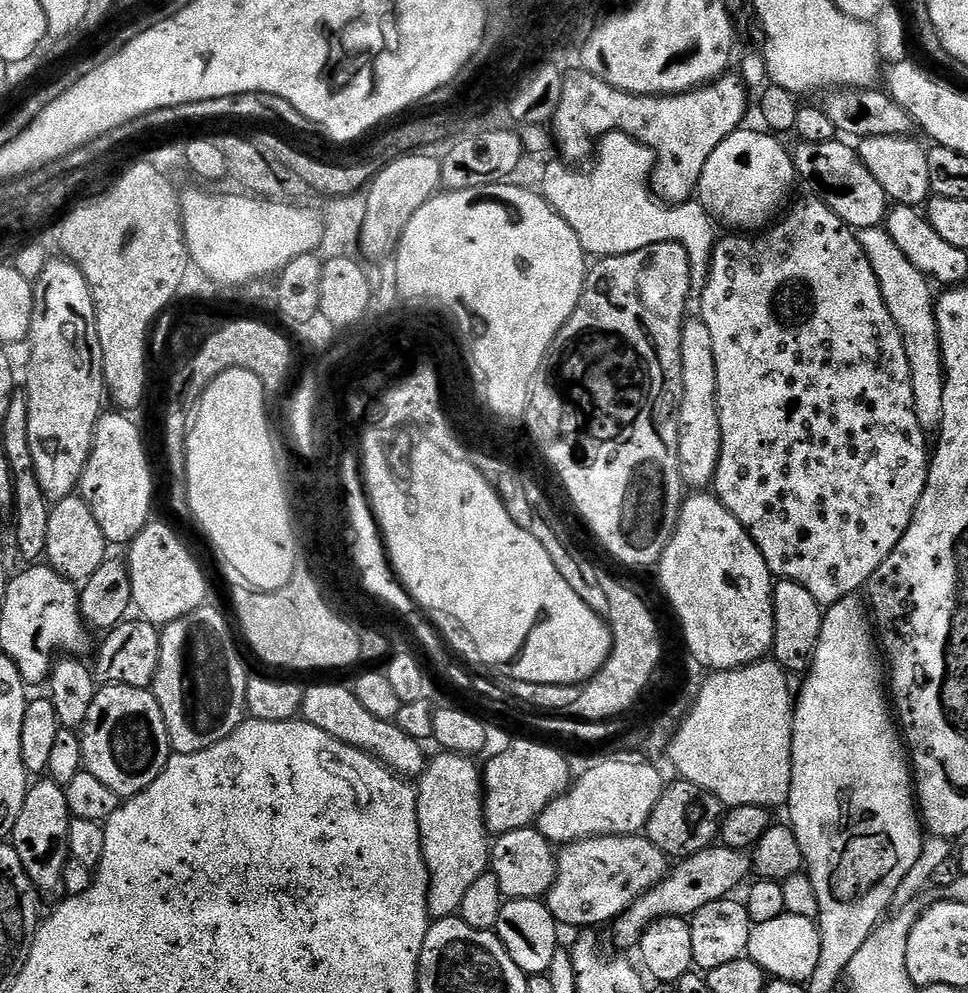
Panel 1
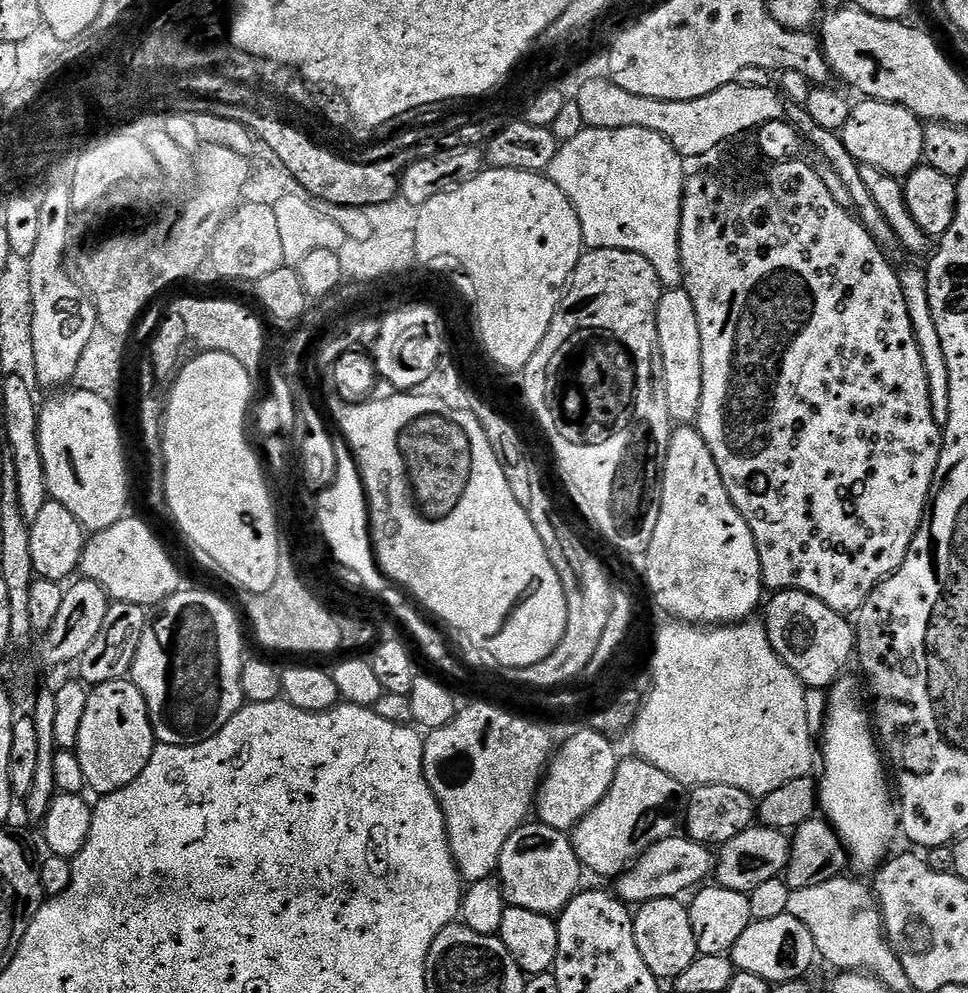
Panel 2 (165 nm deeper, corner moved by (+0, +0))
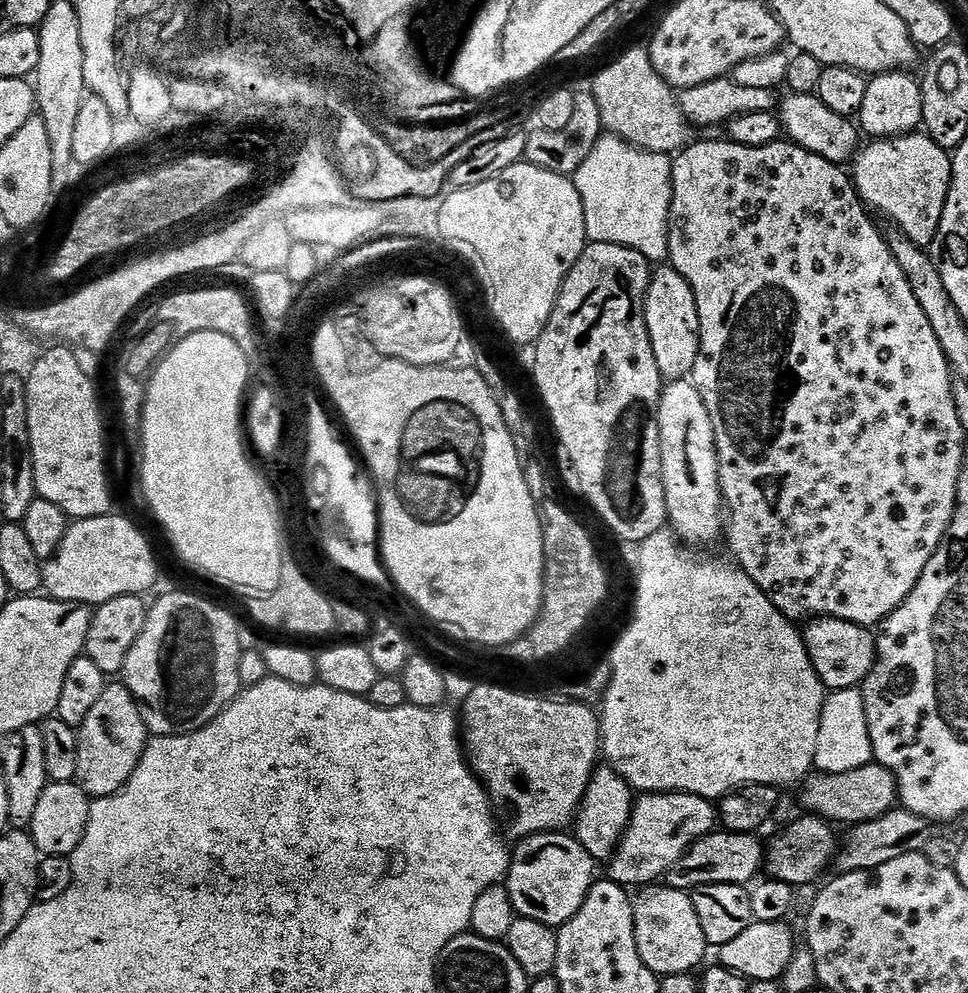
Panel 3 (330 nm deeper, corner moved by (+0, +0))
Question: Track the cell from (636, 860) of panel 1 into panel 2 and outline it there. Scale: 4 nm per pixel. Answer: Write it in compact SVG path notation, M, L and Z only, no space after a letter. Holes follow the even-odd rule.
M686 834L666 838L652 846L646 854L639 856L635 864L621 876L615 877L615 895L629 906L639 906L645 904L647 900L671 900L683 897L683 892L691 893L693 889L707 881L704 880L707 876L709 879L713 875L714 852L712 851L709 845L699 844Z

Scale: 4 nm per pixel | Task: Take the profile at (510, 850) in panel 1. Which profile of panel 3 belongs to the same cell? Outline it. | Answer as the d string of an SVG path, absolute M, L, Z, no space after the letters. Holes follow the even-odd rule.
M539 832L533 836L523 837L520 844L511 849L512 863L508 866L506 887L510 894L510 902L514 902L517 917L525 916L534 922L542 922L551 928L560 929L582 906L586 894L597 879L597 861L592 859L584 847L576 841L575 835L563 832Z

